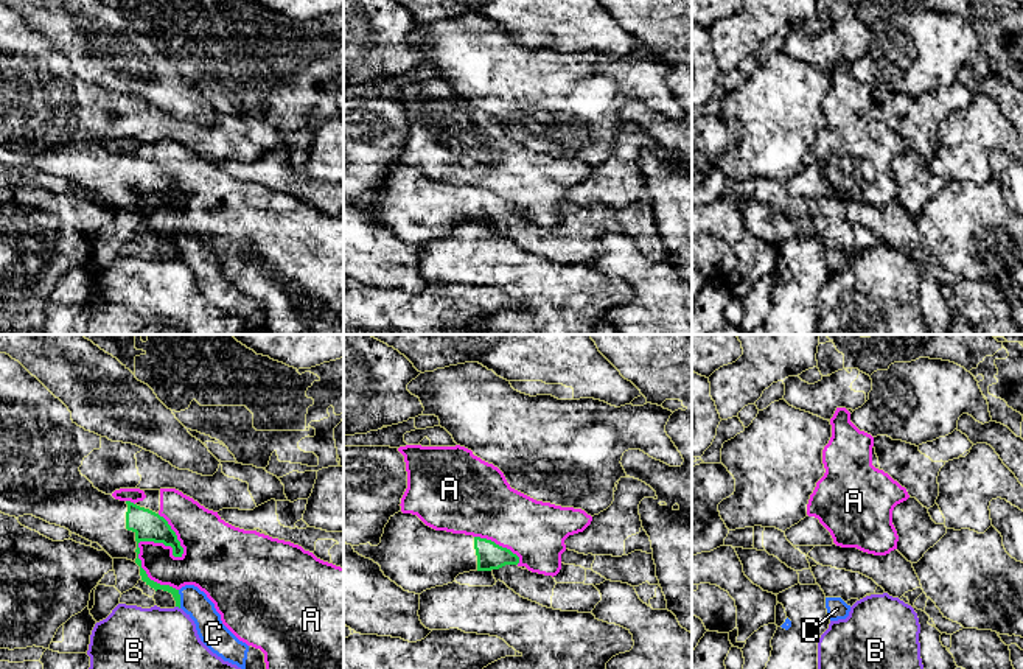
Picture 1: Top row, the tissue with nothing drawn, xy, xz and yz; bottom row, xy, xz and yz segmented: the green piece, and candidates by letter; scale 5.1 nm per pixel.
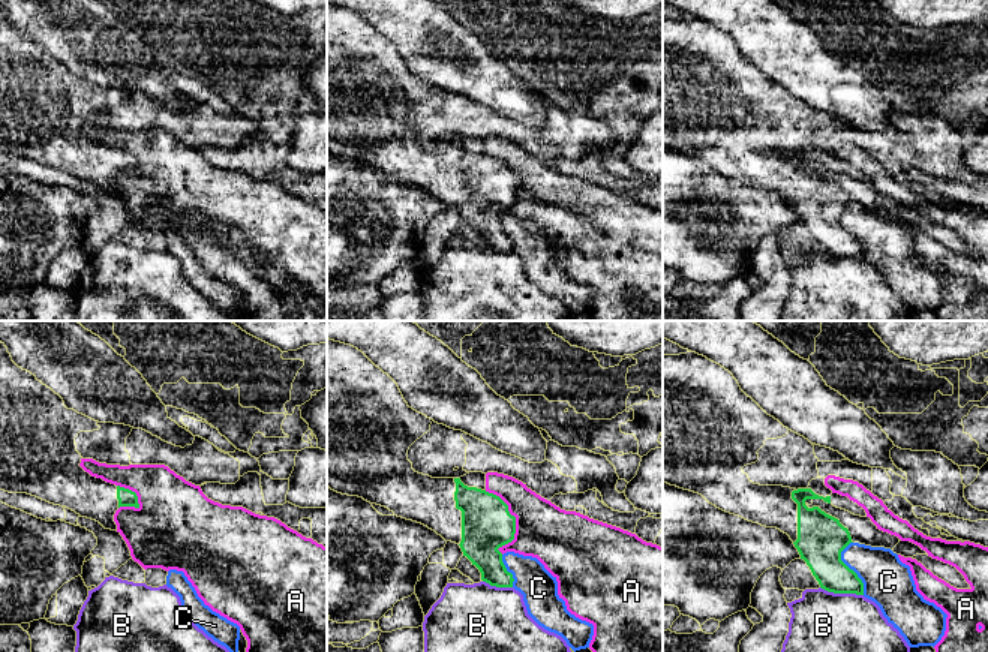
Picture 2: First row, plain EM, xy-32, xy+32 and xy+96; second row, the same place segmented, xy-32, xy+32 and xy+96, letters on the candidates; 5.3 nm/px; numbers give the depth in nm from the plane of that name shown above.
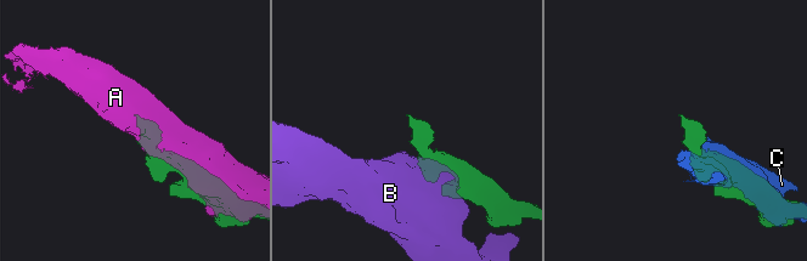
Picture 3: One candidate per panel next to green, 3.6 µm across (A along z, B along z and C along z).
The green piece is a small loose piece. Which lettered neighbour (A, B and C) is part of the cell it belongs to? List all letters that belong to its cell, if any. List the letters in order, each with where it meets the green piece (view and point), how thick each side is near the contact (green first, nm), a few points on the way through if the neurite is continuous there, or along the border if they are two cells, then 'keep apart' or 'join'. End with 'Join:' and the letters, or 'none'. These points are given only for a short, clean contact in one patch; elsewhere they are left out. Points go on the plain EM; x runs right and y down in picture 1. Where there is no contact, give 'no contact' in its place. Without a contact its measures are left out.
A: xy (151, 192) | 160/240 nm | keep apart
B: xy (178, 257) | 40/440 nm | keep apart
C: xy (179, 251) | 60/150 nm | keep apart
Join: none

